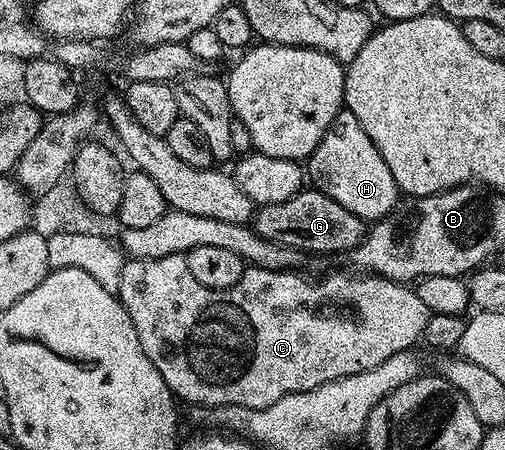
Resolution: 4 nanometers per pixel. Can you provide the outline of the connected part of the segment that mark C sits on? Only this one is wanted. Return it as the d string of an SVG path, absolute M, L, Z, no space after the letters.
M184 254L165 255L161 259L137 260L130 258L121 273L121 287L117 294L129 317L133 320L133 325L137 329L137 335L141 342L141 351L149 355L149 363L161 371L161 379L171 389L172 394L180 402L188 401L191 405L211 405L210 407L222 407L224 405L236 405L246 409L268 409L290 393L308 393L310 389L316 389L326 383L326 381L340 381L342 377L357 375L361 371L369 371L369 367L377 367L377 363L385 363L389 355L406 353L415 344L420 344L425 323L430 319L431 314L421 303L421 299L415 294L414 288L410 284L390 281L384 277L374 275L356 275L354 272L331 273L324 281L310 281L307 277L302 277L302 272L269 271L268 269L256 269L254 267L244 268L241 279L233 287L228 289L214 289L205 287L205 283L197 283L193 279L187 266L187 259Z

